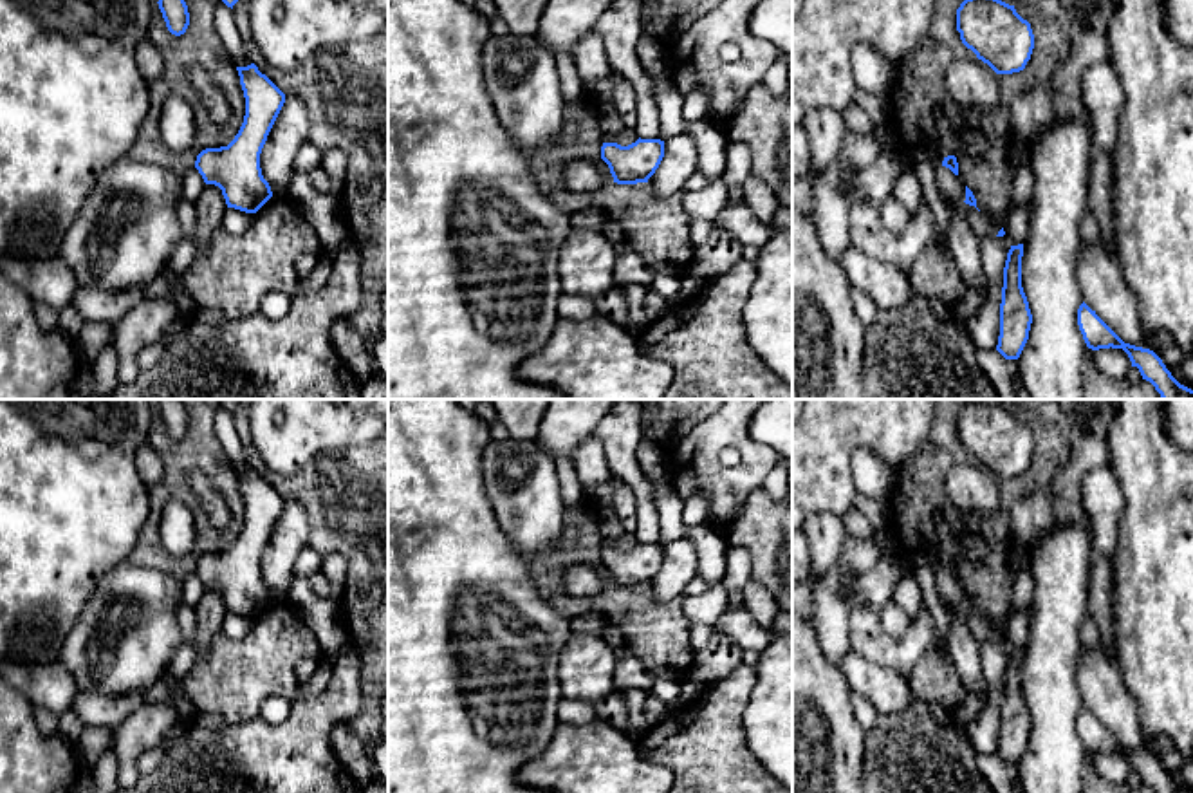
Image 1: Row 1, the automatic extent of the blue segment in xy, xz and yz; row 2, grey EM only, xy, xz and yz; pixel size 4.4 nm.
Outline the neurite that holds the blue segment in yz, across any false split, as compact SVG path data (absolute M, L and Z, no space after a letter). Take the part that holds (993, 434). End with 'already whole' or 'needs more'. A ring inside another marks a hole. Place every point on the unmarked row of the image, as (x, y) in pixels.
M973 399L960 408L957 435L962 448L996 479L1023 475L1034 453L1031 428L1014 410L989 399Z | already whole

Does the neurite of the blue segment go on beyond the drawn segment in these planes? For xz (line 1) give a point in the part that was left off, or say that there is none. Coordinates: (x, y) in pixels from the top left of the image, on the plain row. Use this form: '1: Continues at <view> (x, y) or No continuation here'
1: No continuation here

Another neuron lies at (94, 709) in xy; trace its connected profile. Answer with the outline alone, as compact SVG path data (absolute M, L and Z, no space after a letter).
M79 690L70 708L85 726L116 730L143 703L144 692L108 695L103 692Z

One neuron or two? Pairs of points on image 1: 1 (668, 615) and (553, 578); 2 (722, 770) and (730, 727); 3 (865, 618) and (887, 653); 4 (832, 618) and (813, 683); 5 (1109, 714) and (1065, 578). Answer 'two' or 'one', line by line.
1: one
2: one
3: one
4: two
5: two

